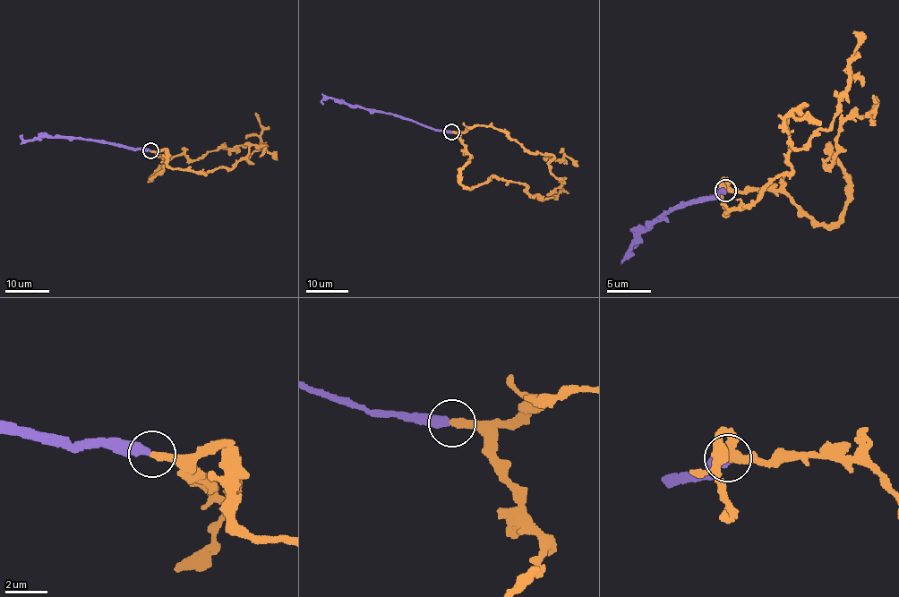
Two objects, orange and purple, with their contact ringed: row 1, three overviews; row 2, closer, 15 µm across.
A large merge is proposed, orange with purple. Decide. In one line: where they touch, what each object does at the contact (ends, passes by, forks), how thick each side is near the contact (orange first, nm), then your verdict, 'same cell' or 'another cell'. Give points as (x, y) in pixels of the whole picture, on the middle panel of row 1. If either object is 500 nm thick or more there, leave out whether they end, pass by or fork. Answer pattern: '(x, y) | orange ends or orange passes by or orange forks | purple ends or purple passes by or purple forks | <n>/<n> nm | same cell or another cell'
(451, 132) | orange ends | purple ends | 300/360 nm | same cell

